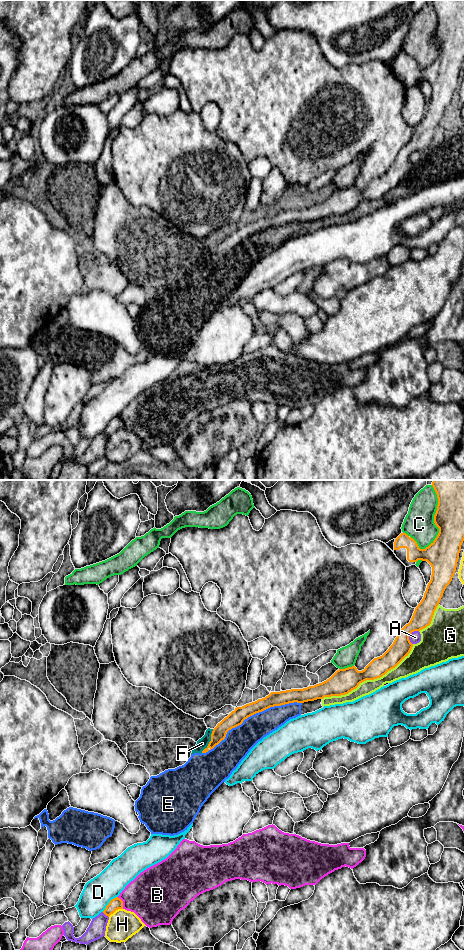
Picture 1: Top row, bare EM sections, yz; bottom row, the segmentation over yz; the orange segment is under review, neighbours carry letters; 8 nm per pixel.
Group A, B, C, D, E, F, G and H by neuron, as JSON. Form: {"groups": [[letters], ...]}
{"groups": [["A"], ["B"], ["C"], ["D"], ["E", "G"], ["F"], ["H"]]}

